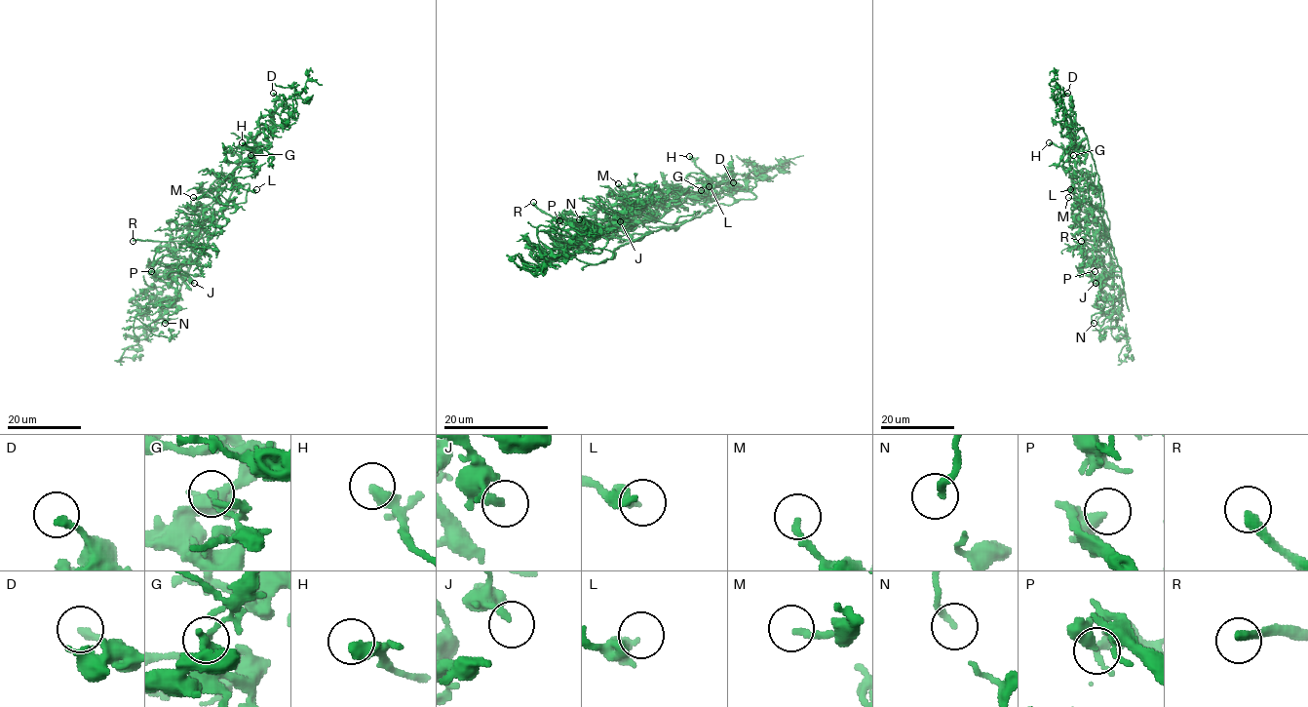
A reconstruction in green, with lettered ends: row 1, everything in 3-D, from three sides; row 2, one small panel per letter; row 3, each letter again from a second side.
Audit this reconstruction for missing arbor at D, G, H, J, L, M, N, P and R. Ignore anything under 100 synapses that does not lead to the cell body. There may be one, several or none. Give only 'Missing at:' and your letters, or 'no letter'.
Missing at: R

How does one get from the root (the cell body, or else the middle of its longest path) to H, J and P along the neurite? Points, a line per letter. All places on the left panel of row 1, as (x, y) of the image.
H: (209, 228), (225, 210), (230, 175), (256, 135), (273, 129), (263, 131), (271, 145), (261, 151), (242, 142)
J: (209, 228), (199, 238), (173, 243), (176, 257), (189, 259), (177, 270), (194, 283)
P: (209, 228), (193, 247), (188, 271), (167, 273), (165, 276), (170, 282), (163, 282), (151, 271)

